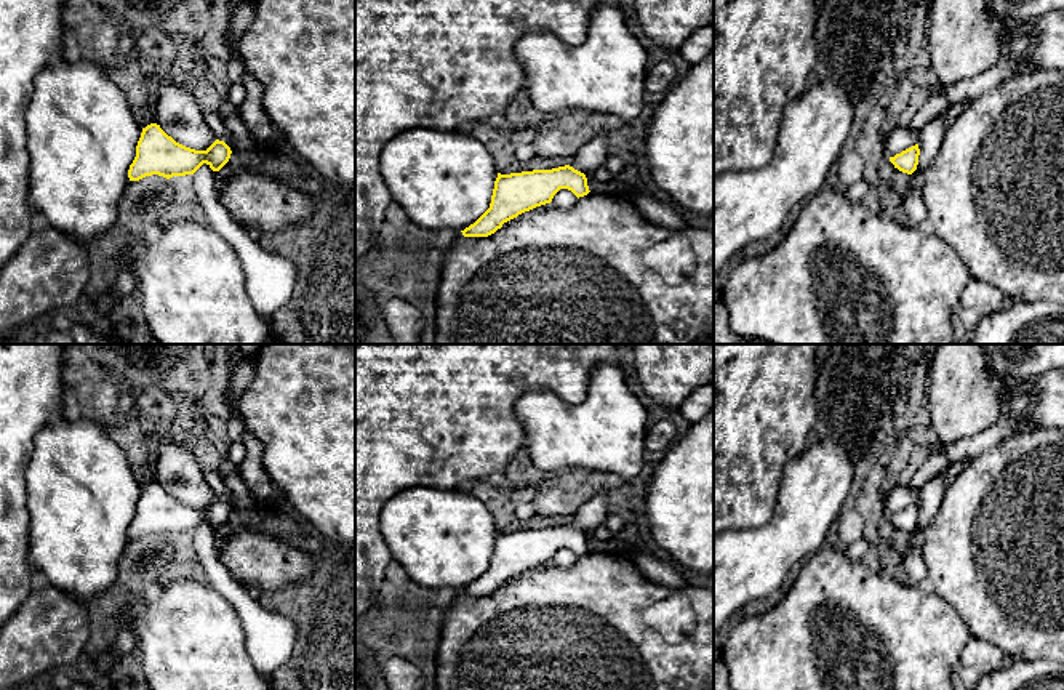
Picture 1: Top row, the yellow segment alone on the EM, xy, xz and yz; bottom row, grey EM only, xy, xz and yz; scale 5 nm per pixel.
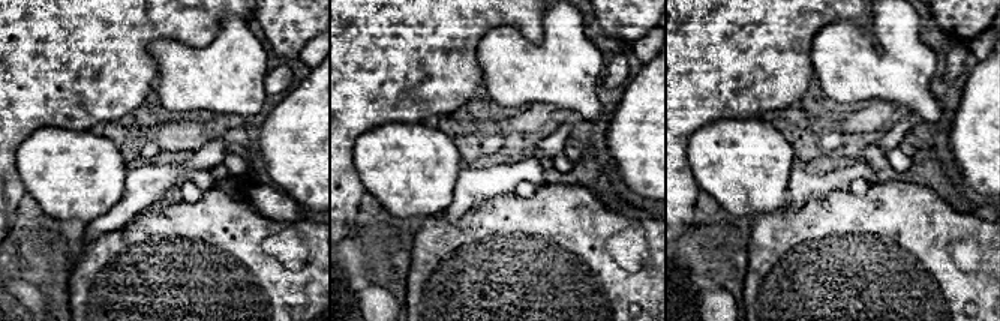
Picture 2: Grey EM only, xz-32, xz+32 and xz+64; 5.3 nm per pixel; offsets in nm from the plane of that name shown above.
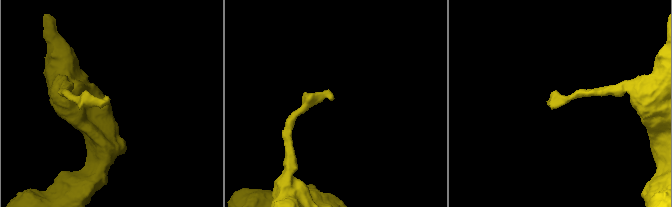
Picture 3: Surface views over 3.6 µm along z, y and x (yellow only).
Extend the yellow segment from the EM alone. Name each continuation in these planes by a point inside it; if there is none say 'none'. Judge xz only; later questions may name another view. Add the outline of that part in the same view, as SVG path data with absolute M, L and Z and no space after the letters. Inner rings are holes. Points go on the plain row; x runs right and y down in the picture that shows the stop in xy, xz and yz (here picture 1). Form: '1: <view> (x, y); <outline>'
none

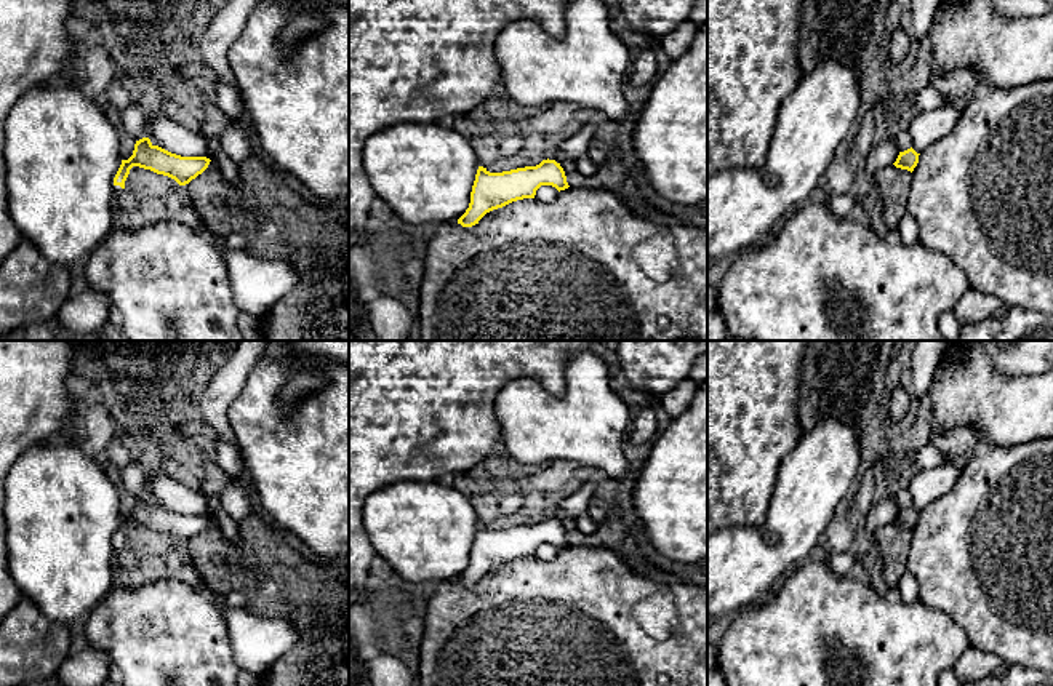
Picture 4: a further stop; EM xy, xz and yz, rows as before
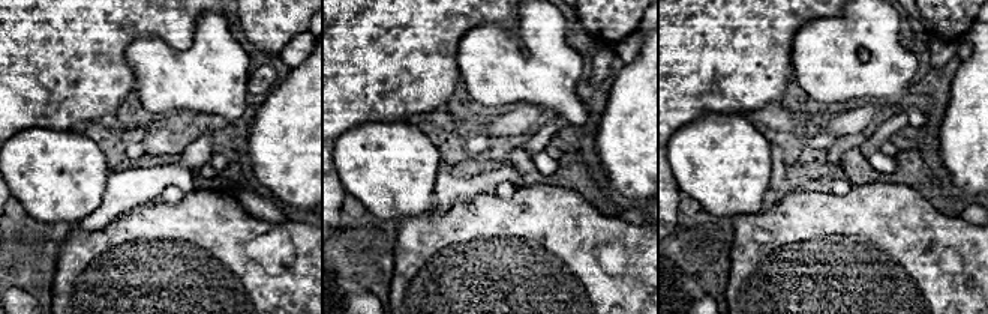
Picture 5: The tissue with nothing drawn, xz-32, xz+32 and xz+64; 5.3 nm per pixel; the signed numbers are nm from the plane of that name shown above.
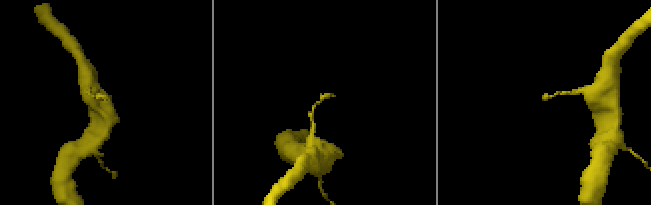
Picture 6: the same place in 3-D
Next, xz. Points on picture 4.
none

